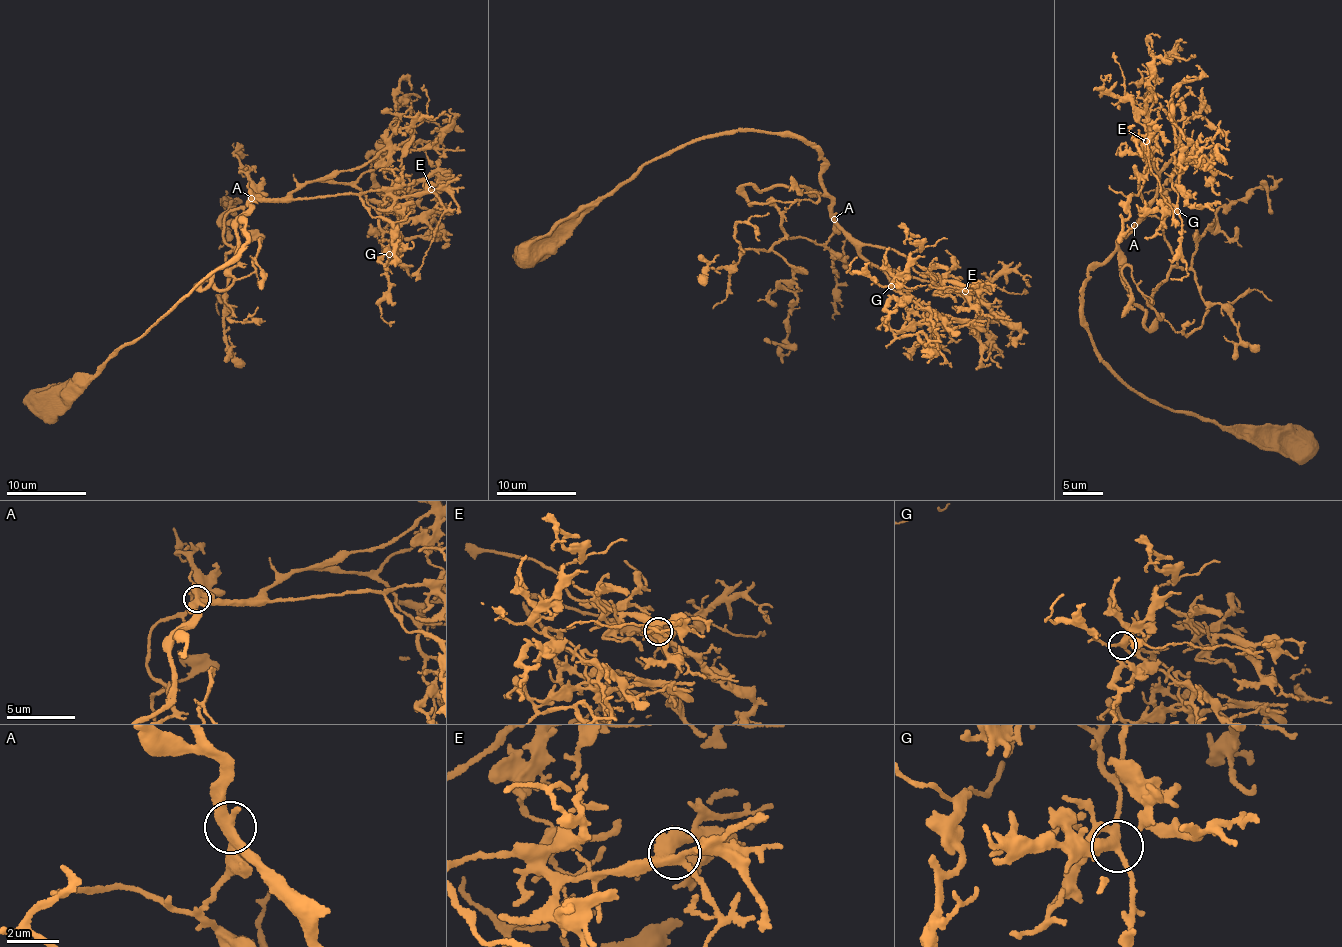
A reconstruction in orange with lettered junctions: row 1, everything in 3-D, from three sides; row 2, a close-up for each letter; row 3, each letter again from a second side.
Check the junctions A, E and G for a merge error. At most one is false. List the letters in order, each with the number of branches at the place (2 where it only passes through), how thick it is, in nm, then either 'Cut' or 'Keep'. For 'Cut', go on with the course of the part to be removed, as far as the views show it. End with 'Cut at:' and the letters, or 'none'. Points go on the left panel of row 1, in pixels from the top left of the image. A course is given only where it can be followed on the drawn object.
A: Branches: 4. Thickness 400 nm. Keep
E: Branches: 4. Thickness 400 nm. Keep
G: Branches: 4. Thickness 340 nm. Keep
Cut at: none

